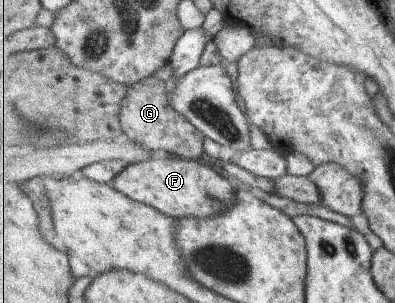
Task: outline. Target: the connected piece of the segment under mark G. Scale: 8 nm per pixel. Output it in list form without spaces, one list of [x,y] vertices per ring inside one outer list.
[[[151,75],[130,85],[128,94],[119,108],[119,122],[121,122],[122,137],[134,141],[144,150],[165,150],[170,156],[181,159],[201,159],[204,134],[171,103],[170,84]]]

